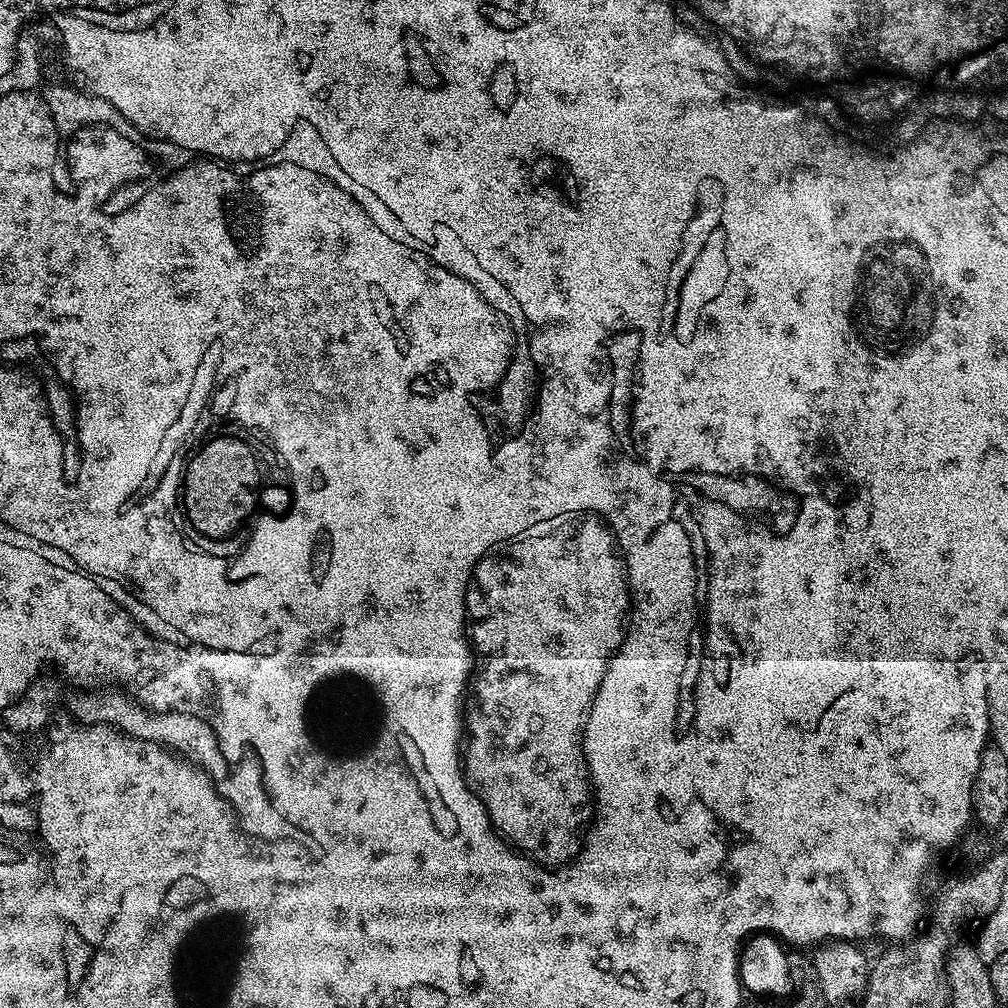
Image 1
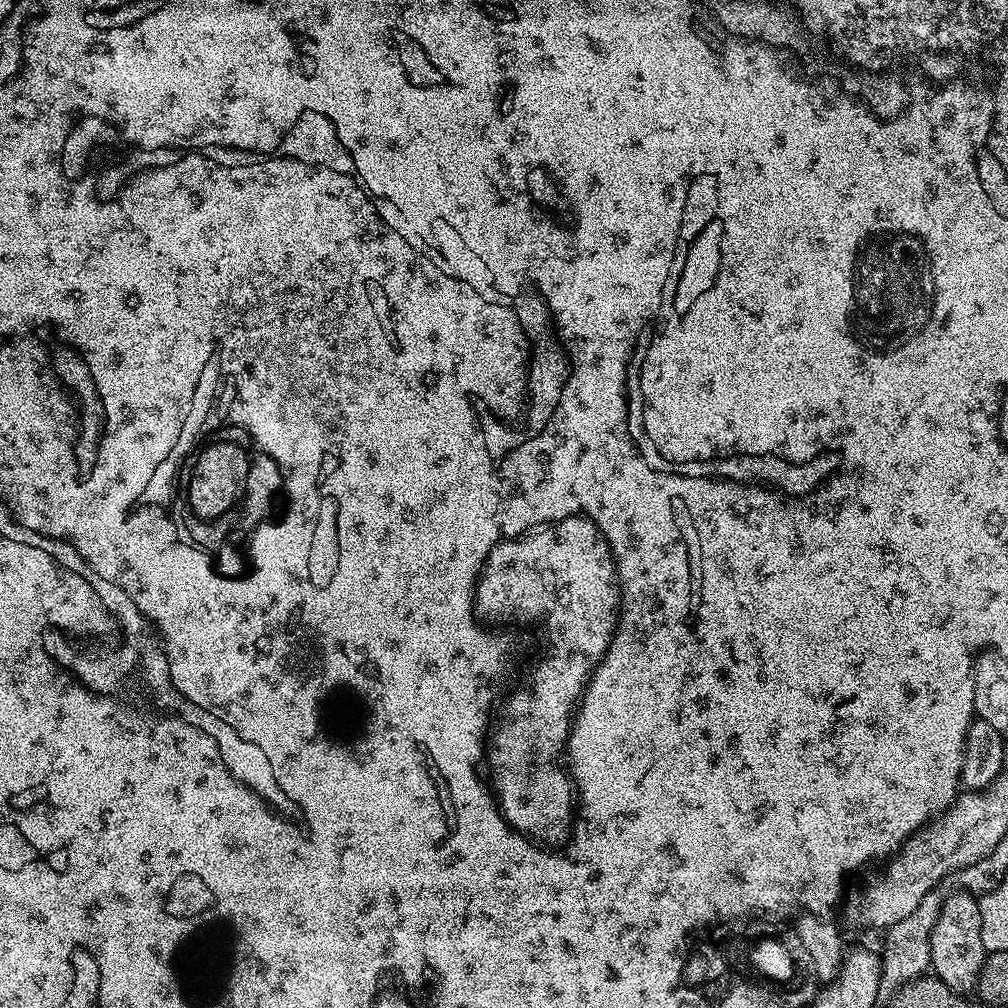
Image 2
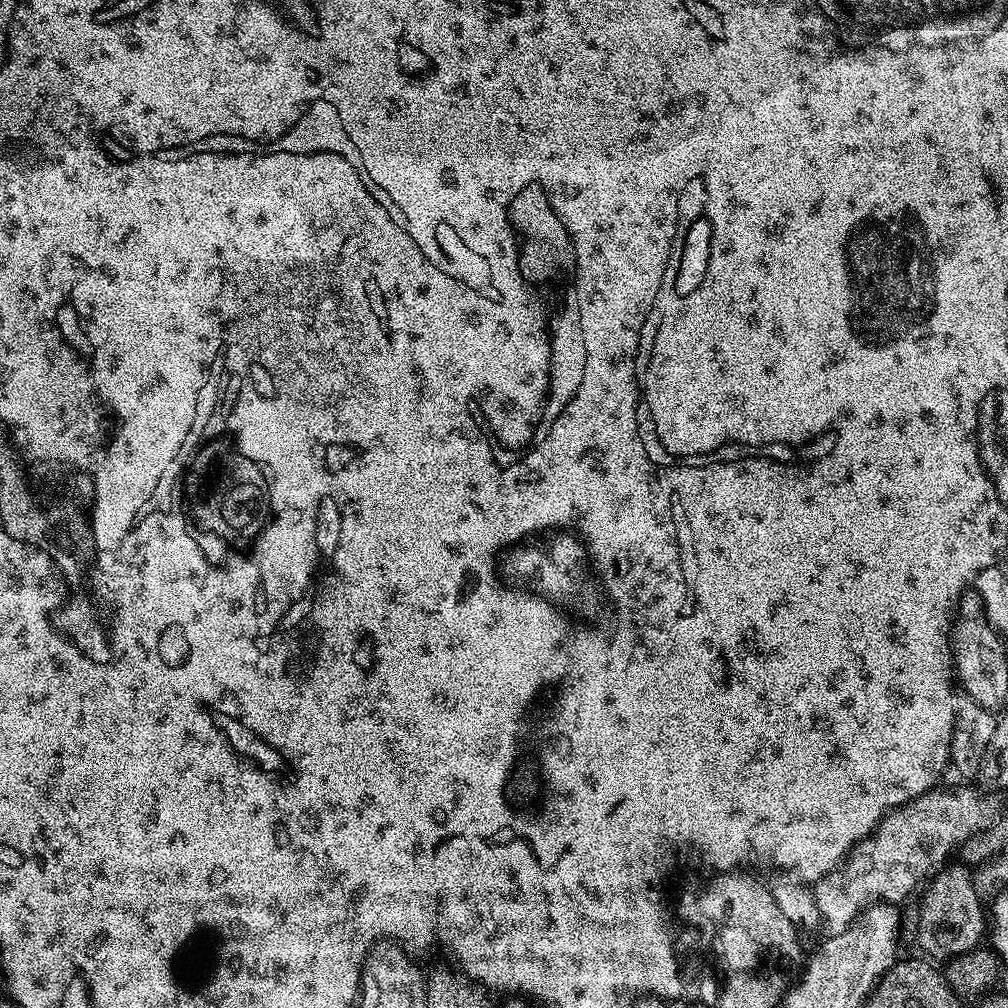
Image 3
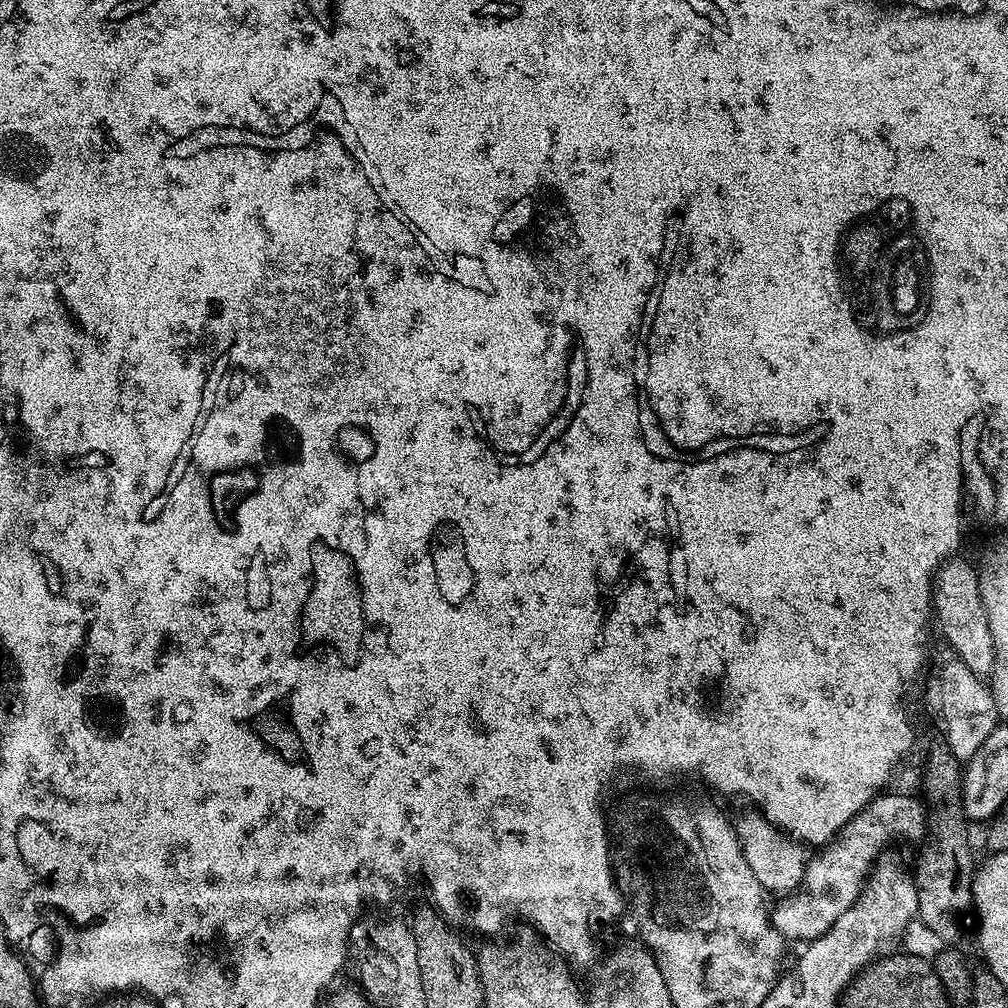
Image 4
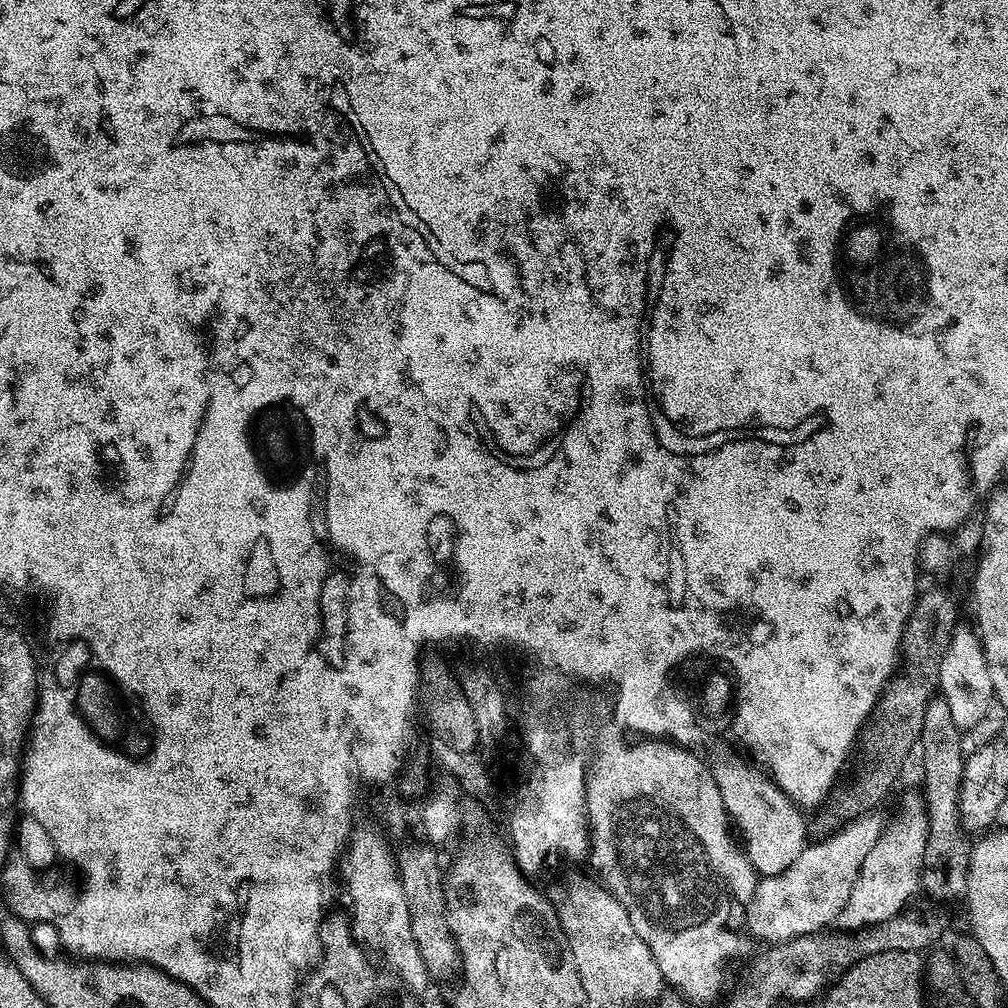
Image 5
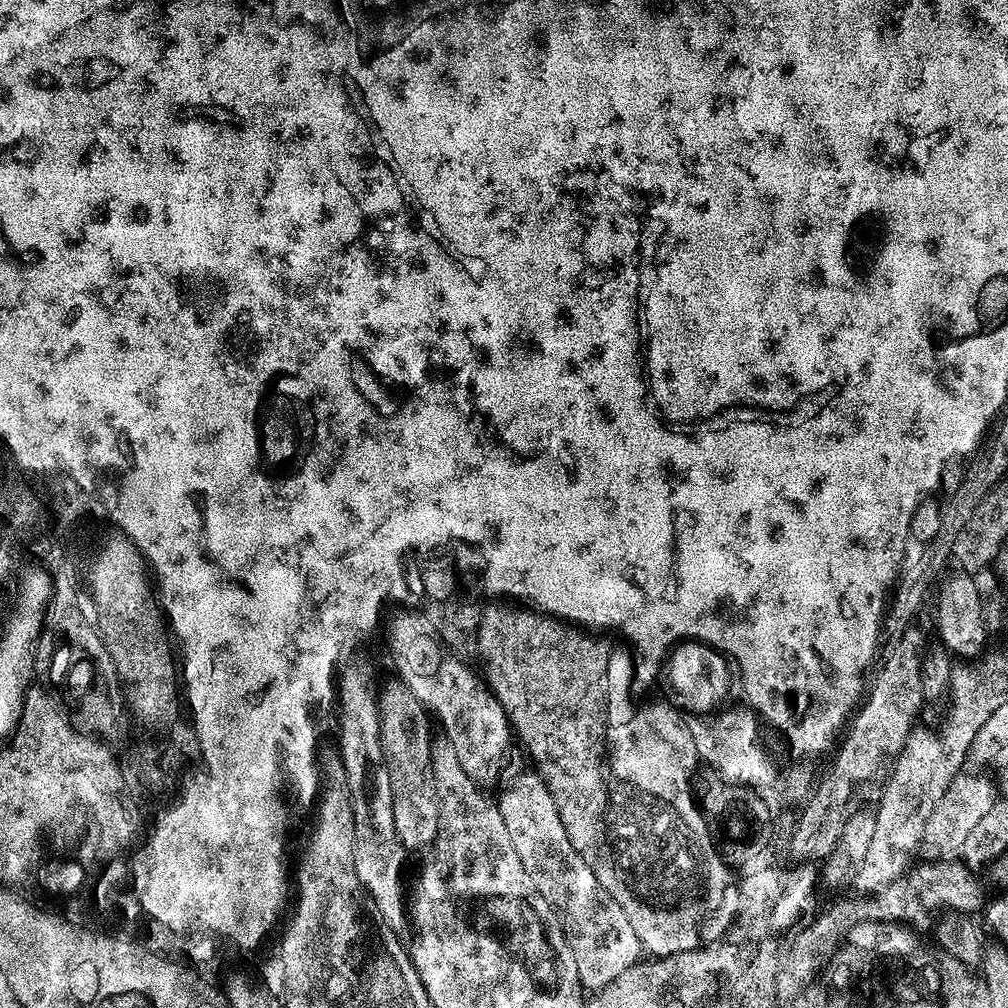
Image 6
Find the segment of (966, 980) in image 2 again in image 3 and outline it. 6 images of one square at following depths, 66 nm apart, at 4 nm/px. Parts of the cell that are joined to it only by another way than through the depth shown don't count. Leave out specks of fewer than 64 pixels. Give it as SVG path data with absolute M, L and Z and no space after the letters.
M951 864L941 867L927 881L920 900L920 944L936 962L947 962L977 951L981 947L980 939L986 936L986 908L980 905L972 872L960 864Z

